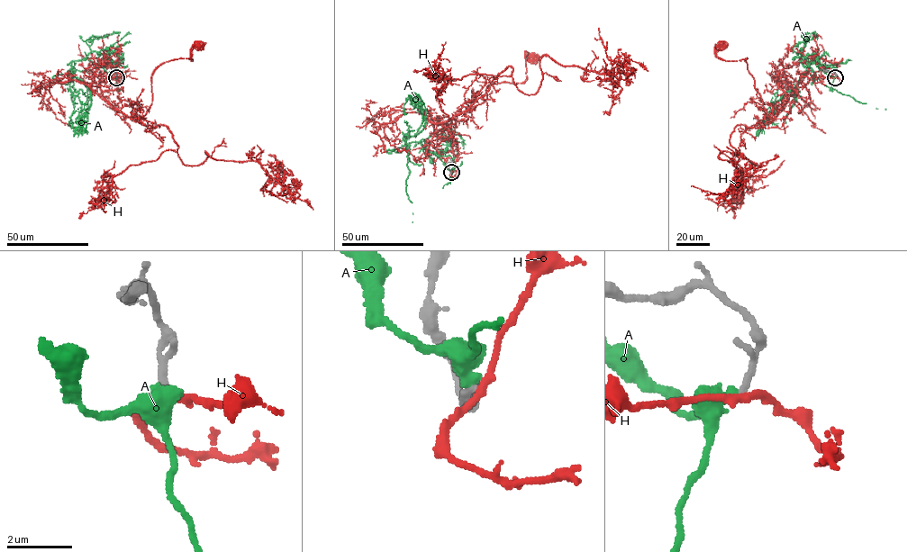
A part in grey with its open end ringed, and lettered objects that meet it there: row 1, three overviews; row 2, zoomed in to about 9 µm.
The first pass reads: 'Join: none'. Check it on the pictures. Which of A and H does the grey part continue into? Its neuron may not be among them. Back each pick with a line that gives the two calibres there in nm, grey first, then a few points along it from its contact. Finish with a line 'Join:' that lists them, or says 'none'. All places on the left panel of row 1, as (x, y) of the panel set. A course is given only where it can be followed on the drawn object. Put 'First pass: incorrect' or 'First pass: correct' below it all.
Join: none
First pass: correct

